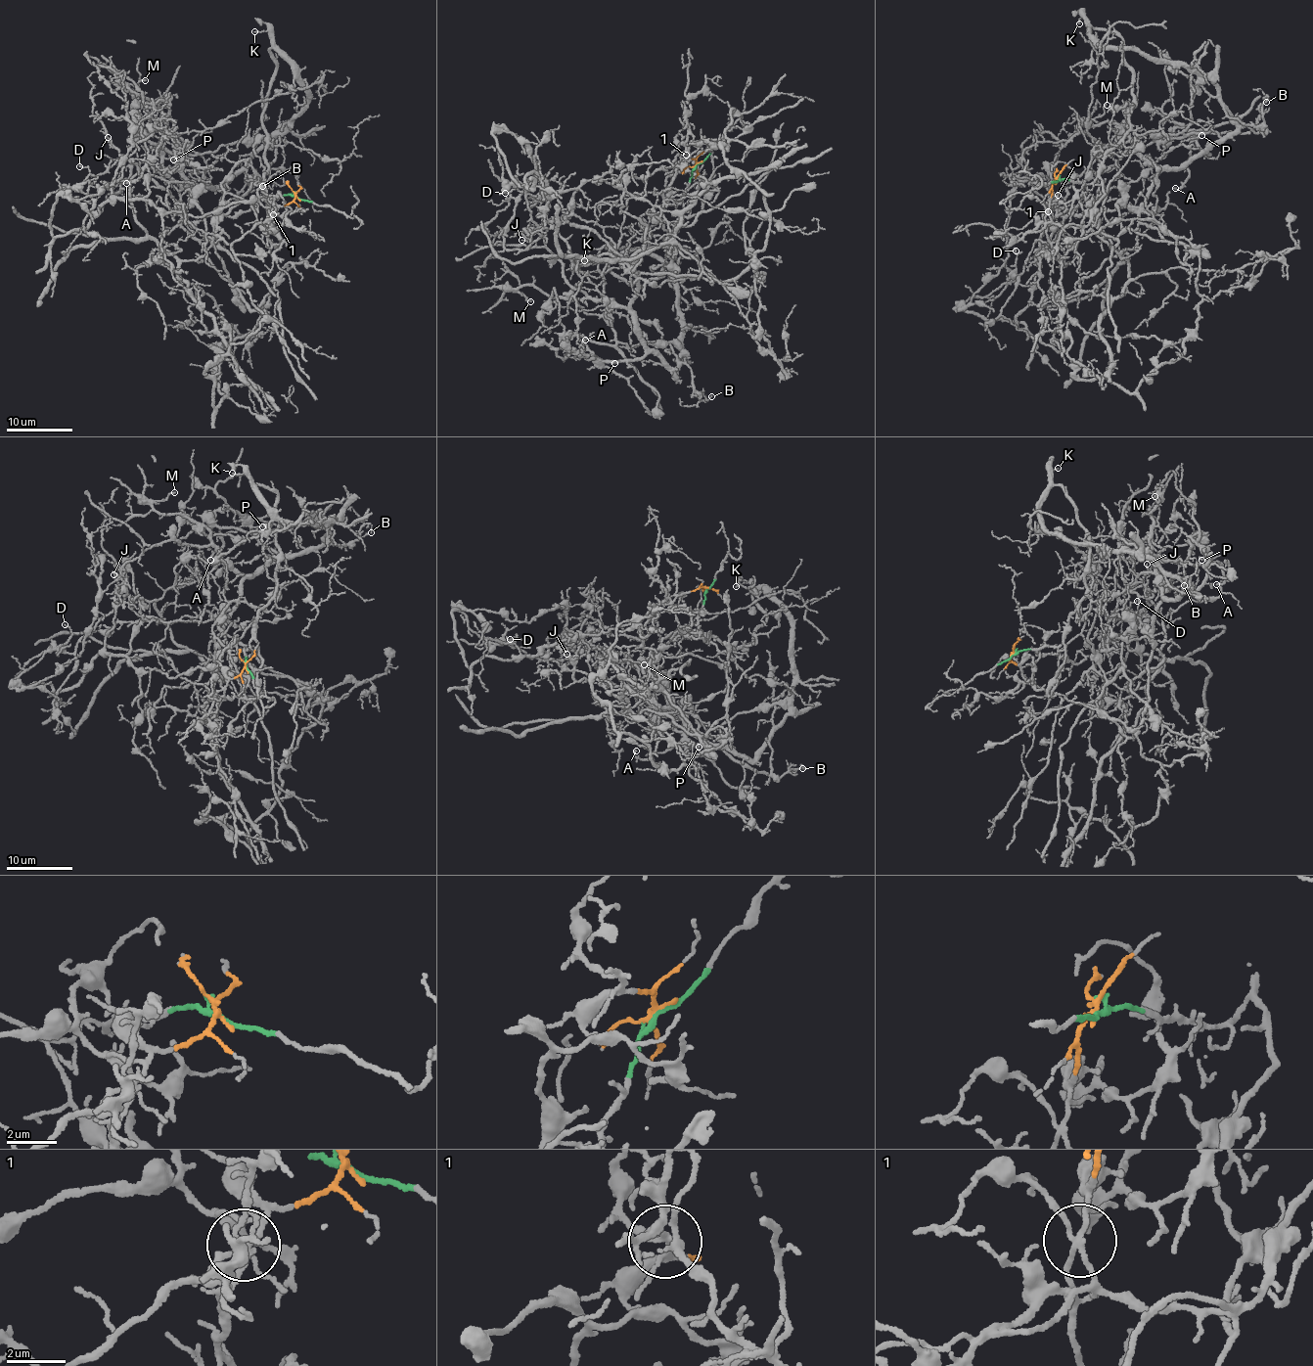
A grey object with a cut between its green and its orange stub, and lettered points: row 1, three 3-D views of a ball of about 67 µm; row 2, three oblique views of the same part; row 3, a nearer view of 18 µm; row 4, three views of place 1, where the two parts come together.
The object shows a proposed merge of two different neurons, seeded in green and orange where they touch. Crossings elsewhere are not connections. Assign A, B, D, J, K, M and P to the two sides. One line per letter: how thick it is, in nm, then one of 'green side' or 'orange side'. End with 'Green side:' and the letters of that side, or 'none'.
A: calibre 160 nm; green side
B: calibre 130 nm; green side
D: calibre 120 nm; orange side
J: calibre 120 nm; orange side
K: calibre 120 nm; green side
M: calibre 140 nm; green side
P: calibre 130 nm; green side
Green side: A, B, K, M, P

